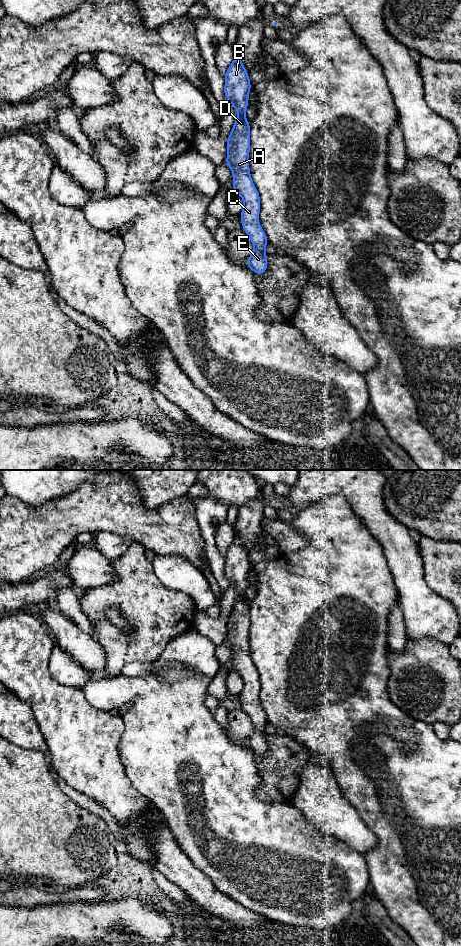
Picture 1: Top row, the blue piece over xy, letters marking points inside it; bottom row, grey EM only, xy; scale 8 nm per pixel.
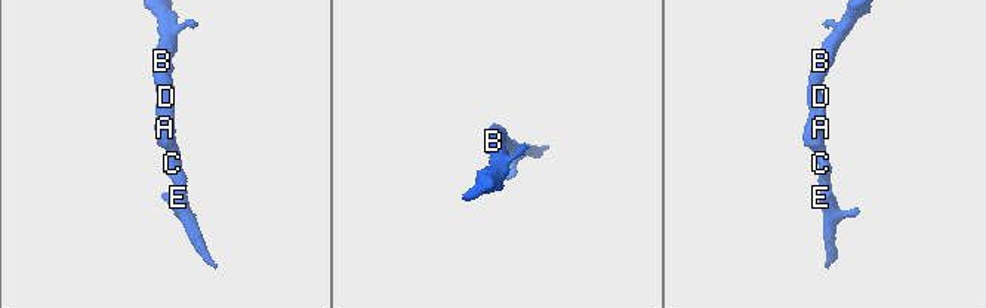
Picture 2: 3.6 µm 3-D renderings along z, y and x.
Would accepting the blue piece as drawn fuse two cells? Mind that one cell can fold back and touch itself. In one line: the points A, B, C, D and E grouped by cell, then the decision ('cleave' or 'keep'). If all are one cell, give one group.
A B C D E | keep

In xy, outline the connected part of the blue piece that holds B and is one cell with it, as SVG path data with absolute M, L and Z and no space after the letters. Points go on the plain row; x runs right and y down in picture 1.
M236 532L224 559L225 577L238 592L233 609L228 616L228 634L225 644L233 651L233 671L237 672L244 681L244 688L240 694L242 707L254 725L254 731L247 739L247 746L262 755L267 750L265 727L268 721L259 704L260 677L251 660L249 650L250 604L246 600L245 592L251 564L248 552Z

